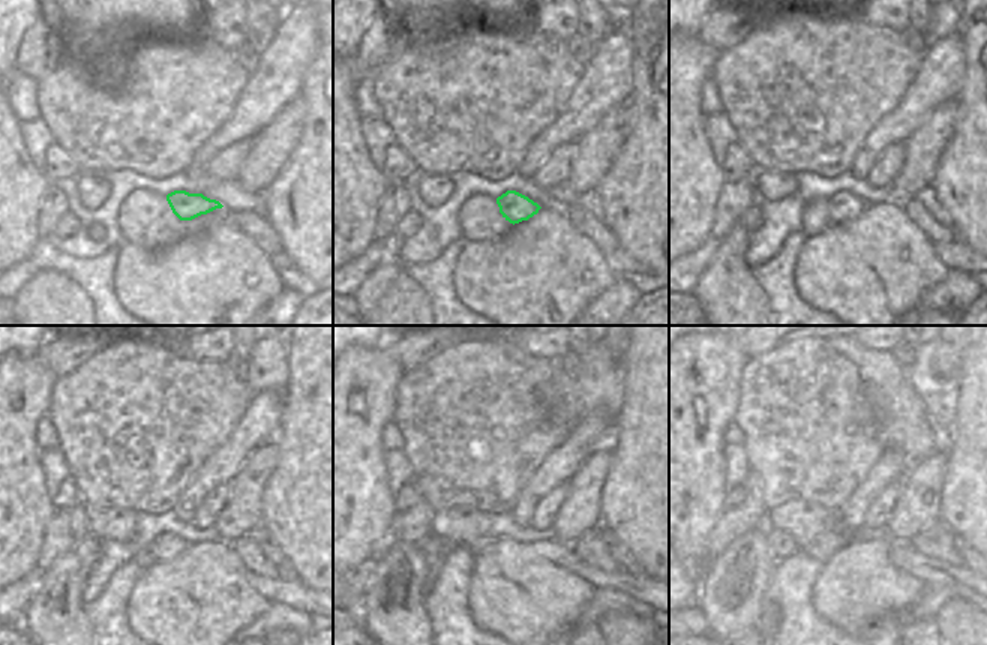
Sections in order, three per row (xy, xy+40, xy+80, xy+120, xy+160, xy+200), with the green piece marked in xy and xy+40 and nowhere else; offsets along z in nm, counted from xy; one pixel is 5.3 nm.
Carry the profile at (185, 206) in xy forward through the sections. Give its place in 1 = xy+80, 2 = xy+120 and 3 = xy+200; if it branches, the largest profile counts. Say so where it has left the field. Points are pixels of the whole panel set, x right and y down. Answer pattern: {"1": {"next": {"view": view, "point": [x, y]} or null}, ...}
{"1": {"next": {"view": "xy+80", "point": [843, 206]}}, "2": {"next": {"view": "xy+120", "point": [168, 545]}}, "3": {"next": {"view": "xy+200", "point": [824, 545]}}}

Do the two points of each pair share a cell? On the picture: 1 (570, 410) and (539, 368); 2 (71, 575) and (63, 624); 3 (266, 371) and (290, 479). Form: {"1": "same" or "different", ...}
{"1": "same", "2": "same", "3": "different"}

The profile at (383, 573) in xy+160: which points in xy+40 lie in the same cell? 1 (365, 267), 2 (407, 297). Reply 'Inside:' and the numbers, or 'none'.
Inside: 2

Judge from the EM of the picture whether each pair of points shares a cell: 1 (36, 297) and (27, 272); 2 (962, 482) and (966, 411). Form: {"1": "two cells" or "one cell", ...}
{"1": "two cells", "2": "one cell"}

